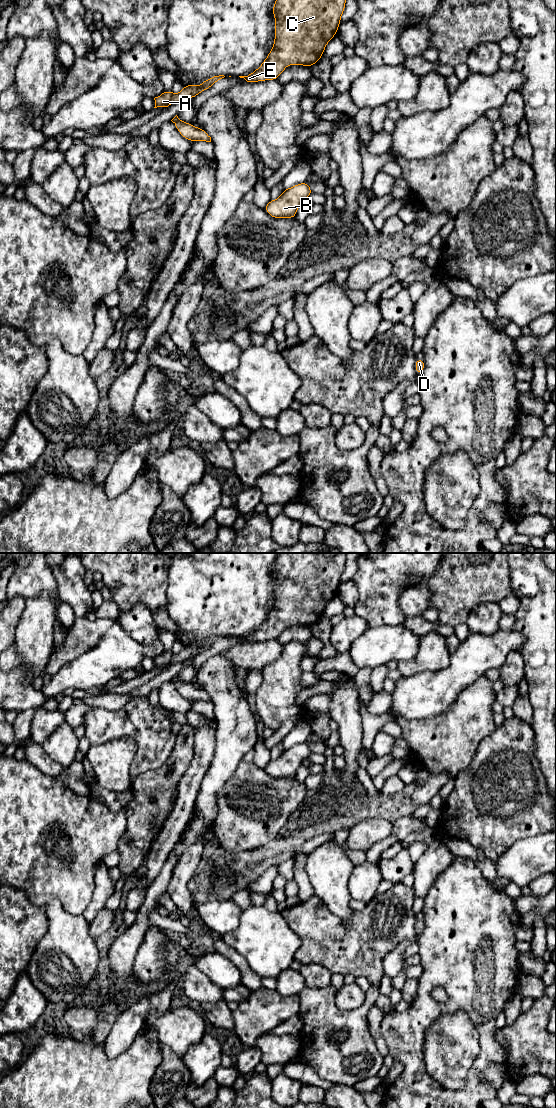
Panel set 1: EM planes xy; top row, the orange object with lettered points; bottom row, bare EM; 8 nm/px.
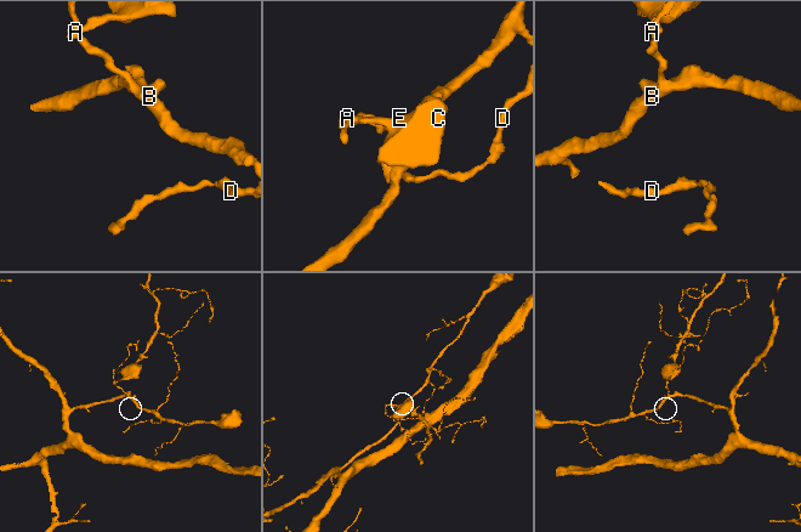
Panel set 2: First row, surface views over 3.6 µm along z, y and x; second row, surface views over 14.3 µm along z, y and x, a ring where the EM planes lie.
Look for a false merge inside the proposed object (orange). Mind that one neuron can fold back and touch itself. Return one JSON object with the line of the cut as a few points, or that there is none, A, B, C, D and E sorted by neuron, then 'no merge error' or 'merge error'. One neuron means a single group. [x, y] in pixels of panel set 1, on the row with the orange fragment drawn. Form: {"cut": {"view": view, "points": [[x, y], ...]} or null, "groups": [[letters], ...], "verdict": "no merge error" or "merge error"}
{"cut": {"view": "xy", "points": [[173, 94], [171, 99]]}, "groups": [["A", "B", "D"], ["C", "E"]], "verdict": "merge error"}

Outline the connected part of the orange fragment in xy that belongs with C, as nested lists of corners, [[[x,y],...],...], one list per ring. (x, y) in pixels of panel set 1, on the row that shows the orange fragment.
[[[276,0],[273,5],[273,16],[276,20],[274,45],[261,66],[247,76],[239,76],[247,82],[276,80],[288,65],[309,66],[316,64],[323,56],[327,43],[336,35],[341,23],[341,15],[346,0]]]

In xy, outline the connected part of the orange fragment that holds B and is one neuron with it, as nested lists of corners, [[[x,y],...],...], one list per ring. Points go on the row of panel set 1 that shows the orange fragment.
[[[307,182],[284,189],[280,197],[270,200],[264,210],[273,218],[296,218],[296,212],[301,203],[307,199],[313,190]]]

